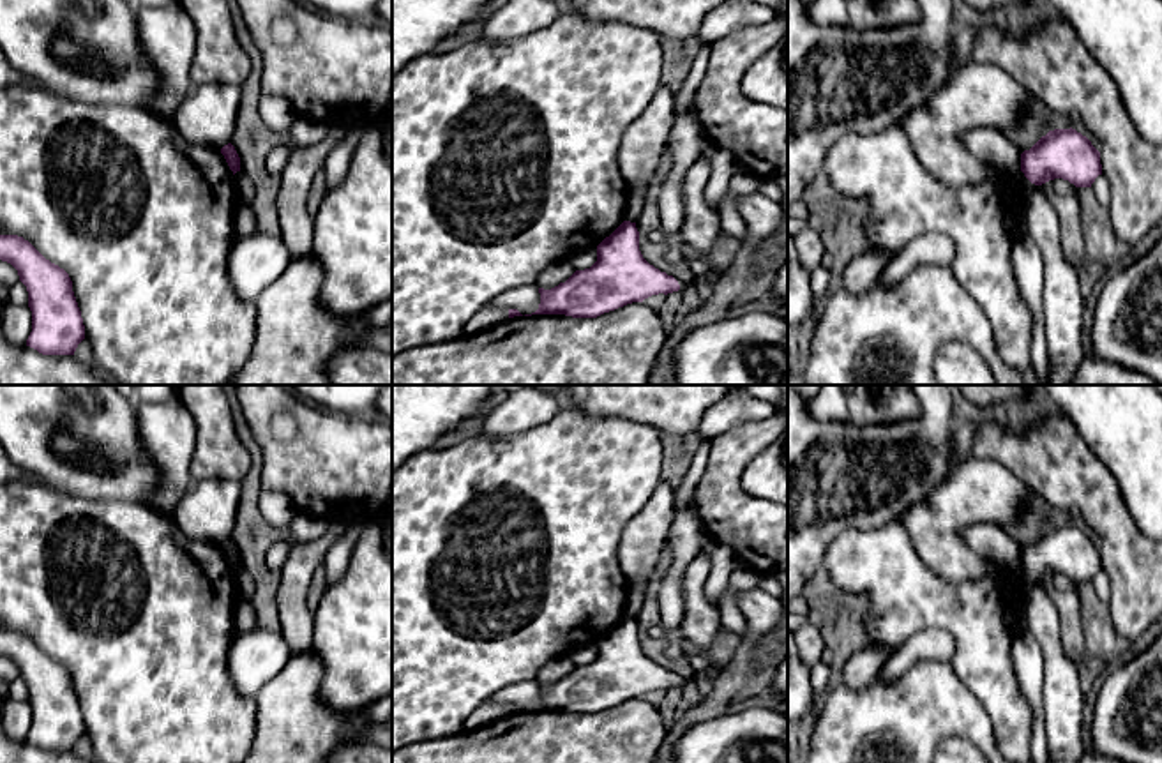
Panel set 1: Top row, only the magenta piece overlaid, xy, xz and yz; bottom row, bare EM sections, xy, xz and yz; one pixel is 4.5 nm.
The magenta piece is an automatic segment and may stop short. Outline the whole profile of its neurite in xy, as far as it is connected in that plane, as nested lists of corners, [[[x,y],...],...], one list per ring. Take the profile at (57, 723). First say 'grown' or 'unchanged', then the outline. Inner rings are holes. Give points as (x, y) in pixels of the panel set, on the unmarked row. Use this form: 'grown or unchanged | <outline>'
unchanged | [[[0,631],[0,655],[18,666],[28,687],[32,728],[26,742],[42,751],[74,751],[85,721],[69,669],[18,631]]]

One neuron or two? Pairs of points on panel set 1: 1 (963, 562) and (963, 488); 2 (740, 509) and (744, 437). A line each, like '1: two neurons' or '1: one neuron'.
1: one neuron
2: one neuron

